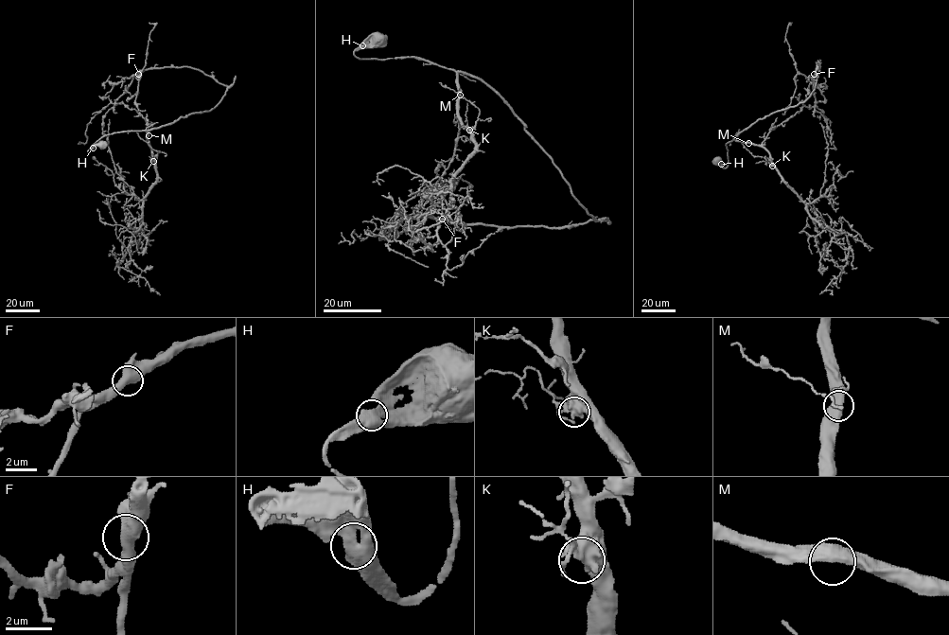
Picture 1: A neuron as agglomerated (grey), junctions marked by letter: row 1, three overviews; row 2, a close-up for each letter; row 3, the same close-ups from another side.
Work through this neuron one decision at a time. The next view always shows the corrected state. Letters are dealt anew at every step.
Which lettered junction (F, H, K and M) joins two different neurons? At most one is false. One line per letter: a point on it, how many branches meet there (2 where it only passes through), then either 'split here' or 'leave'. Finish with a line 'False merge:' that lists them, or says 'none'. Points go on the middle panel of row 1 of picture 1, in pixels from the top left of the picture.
F: place (442, 219); branches 2; leave
H: place (362, 45); branches 2; leave
K: place (469, 130); branches 2; leave
M: place (460, 95); branches 2; leave
False merge: none

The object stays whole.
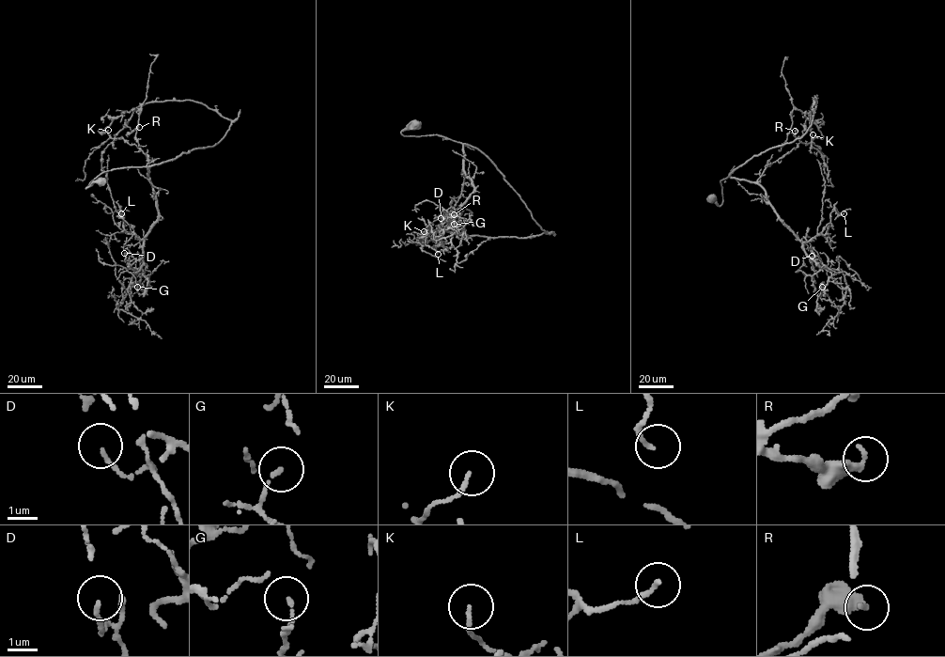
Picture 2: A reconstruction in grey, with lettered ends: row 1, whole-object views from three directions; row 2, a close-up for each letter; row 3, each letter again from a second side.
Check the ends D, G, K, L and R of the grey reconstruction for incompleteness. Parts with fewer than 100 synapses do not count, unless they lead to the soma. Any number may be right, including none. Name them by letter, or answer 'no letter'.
no letter

